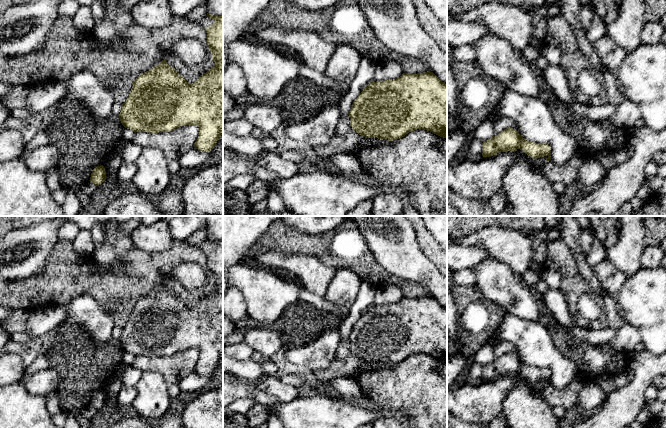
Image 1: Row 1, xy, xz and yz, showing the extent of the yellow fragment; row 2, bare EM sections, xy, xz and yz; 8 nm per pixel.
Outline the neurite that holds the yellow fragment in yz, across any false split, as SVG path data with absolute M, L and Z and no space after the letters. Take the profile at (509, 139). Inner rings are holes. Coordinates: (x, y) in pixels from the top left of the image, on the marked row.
M507 128L500 132L498 135L483 142L483 157L491 157L499 152L516 151L517 149L522 150L528 156L537 159L540 157L547 156L546 163L551 160L551 147L546 143L535 143L527 139L524 139L516 129Z

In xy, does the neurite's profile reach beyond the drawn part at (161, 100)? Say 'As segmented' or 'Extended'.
As segmented

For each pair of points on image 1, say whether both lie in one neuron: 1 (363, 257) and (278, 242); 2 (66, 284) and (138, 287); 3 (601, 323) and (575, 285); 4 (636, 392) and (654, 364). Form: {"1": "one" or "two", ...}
{"1": "one", "2": "one", "3": "one", "4": "one"}

